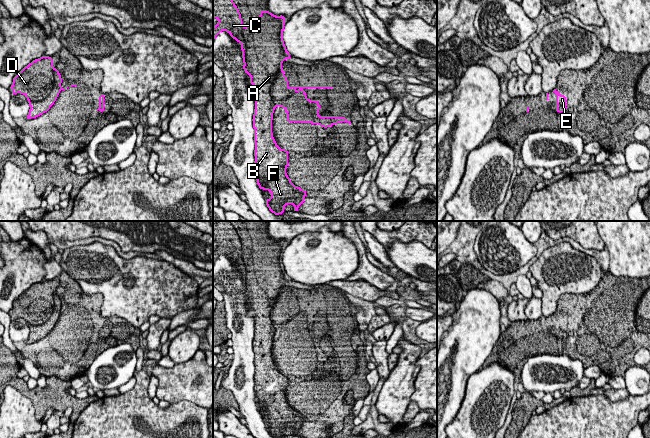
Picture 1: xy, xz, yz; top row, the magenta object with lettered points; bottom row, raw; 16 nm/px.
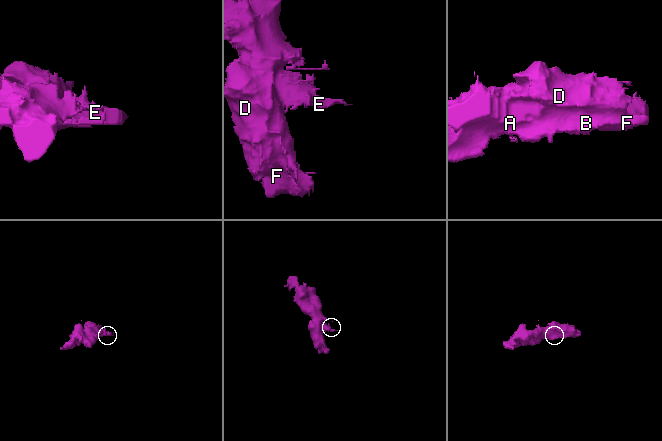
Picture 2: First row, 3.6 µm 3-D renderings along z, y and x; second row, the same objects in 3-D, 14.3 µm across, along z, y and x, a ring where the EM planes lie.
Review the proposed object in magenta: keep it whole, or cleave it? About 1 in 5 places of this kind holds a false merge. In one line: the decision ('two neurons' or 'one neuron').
one neuron

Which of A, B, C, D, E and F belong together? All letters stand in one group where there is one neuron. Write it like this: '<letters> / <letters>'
A B C D E F

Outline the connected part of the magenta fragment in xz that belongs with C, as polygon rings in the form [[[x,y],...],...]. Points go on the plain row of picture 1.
[[[213,221],[213,242],[218,243],[218,247],[213,251],[213,265],[221,255],[227,255],[230,260],[241,268],[242,281],[246,298],[250,299],[250,307],[255,311],[255,334],[253,339],[254,366],[255,366],[255,395],[257,409],[260,413],[268,413],[271,418],[270,423],[266,423],[266,429],[274,438],[284,437],[287,428],[294,429],[294,436],[298,436],[298,431],[304,426],[306,414],[295,410],[288,399],[288,374],[281,374],[276,368],[272,358],[273,336],[277,329],[284,331],[287,338],[287,346],[302,346],[319,348],[328,352],[339,346],[351,348],[345,341],[319,340],[320,328],[318,324],[309,324],[306,321],[304,312],[332,312],[332,310],[290,310],[283,298],[282,286],[289,283],[283,265],[283,253],[285,240],[275,240],[268,235],[260,235],[260,240],[253,249],[242,250],[241,238],[231,221]]]

